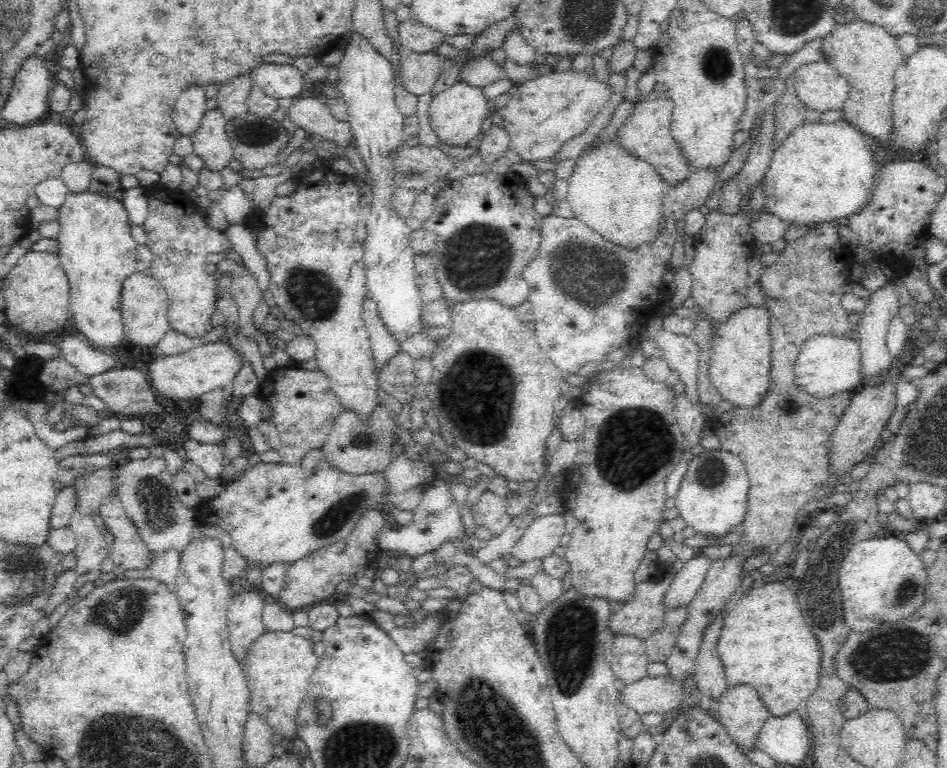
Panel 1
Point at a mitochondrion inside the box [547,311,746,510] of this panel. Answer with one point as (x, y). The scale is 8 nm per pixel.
(634, 445)

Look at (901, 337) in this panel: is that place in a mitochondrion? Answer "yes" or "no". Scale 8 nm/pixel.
no

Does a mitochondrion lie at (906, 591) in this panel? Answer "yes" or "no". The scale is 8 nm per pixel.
yes

